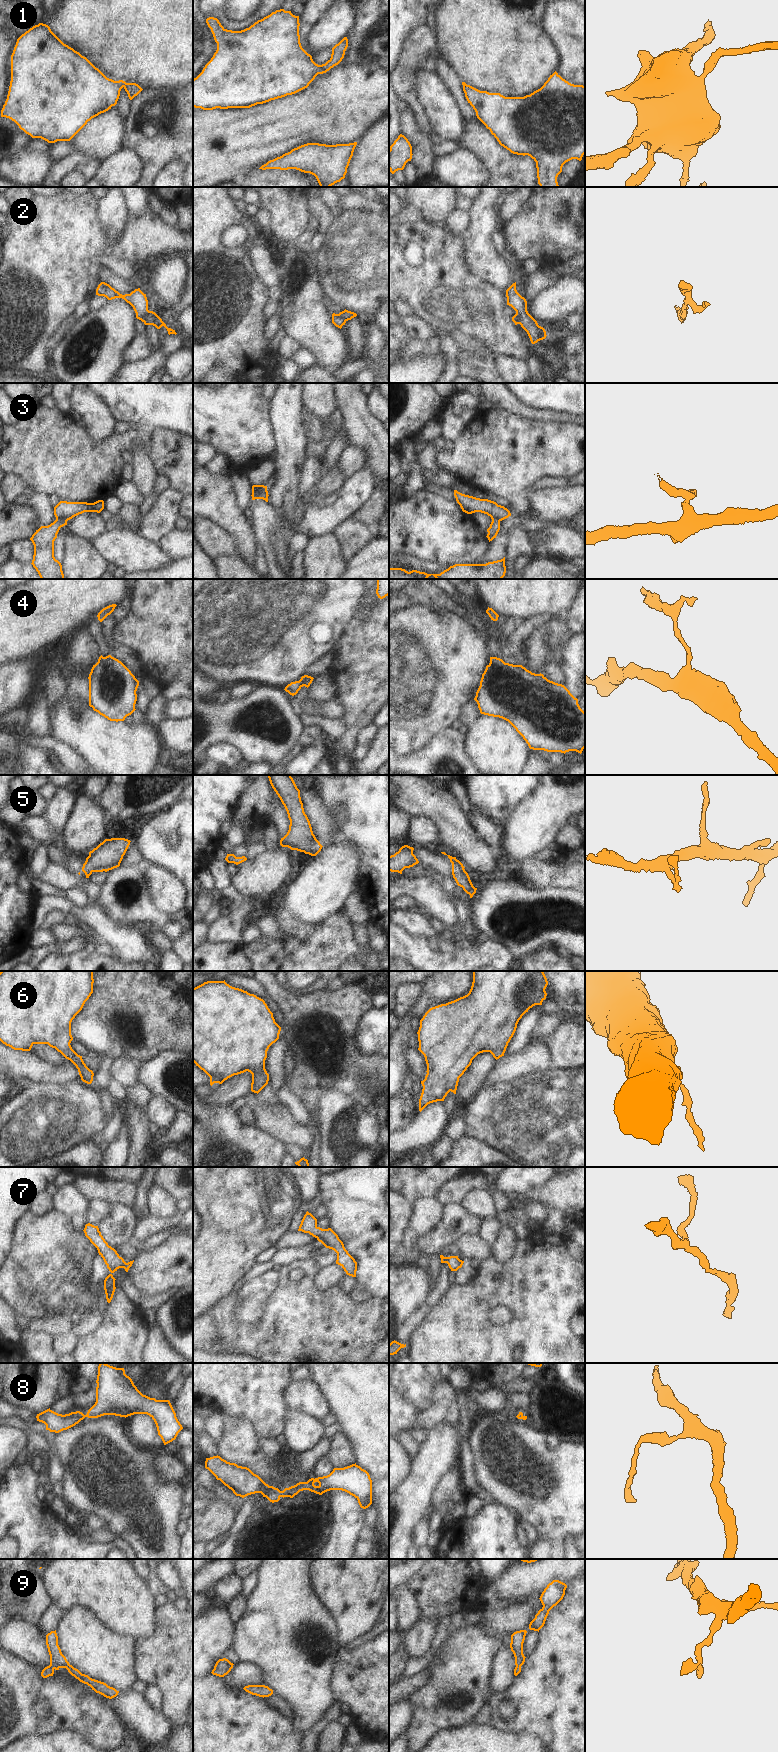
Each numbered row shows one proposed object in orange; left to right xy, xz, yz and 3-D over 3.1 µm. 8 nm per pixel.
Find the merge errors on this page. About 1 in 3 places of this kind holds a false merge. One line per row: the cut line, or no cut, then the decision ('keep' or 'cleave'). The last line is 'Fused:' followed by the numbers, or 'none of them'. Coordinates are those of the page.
1: no cut; keep
2: cut in xy along (149, 311), (142, 321); cleave
3: cut in xy along (56, 518), (66, 521); cleave
4: no cut; keep
5: no cut; keep
6: no cut; keep
7: no cut; keep
8: no cut; keep
9: no cut; keep
Fused: 2, 3

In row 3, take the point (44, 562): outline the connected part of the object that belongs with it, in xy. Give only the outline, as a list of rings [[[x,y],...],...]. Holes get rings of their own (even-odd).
[[[56,519],[48,526],[41,526],[30,540],[34,545],[32,565],[41,579],[64,579],[61,563],[54,557],[54,541],[66,520]]]

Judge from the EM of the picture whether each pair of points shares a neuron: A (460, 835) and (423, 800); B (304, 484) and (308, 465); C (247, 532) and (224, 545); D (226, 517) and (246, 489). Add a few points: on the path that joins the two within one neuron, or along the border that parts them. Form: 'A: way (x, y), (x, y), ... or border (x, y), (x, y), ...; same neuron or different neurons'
A: way (451, 826), (432, 807); same neuron
B: way (307, 479), (308, 470); same neuron
C: border (217, 523), (232, 536), (240, 556); different neurons
D: border (230, 480), (236, 503), (242, 510); different neurons

